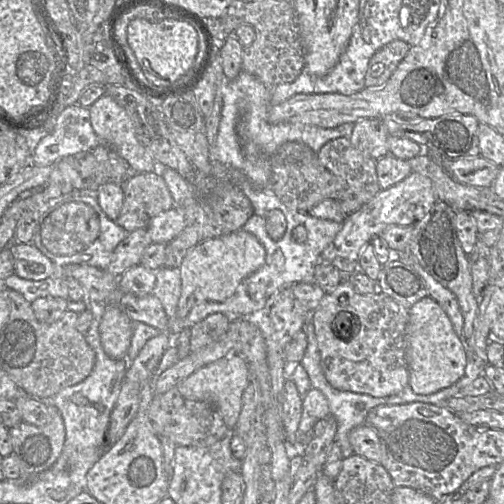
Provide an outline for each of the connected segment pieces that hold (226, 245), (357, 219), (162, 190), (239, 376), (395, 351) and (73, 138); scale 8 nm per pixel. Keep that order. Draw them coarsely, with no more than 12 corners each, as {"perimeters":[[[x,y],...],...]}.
{"perimeters":[[[242,229],[196,244],[175,321],[231,297],[266,250]],[[412,170],[347,215],[320,262],[358,258],[386,228],[414,225],[438,201]],[[134,173],[123,183],[116,223],[147,227],[174,201],[161,174]],[[241,355],[197,370],[177,388],[212,403],[233,429],[250,372]],[[343,275],[310,314],[340,391],[386,397],[409,380],[409,308]],[[73,104],[37,143],[31,164],[51,165],[100,143],[89,107]]]}

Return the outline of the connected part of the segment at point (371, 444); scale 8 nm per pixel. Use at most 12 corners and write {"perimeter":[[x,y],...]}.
{"perimeter":[[367,422],[350,432],[354,454],[381,464],[386,470],[387,449]]}

